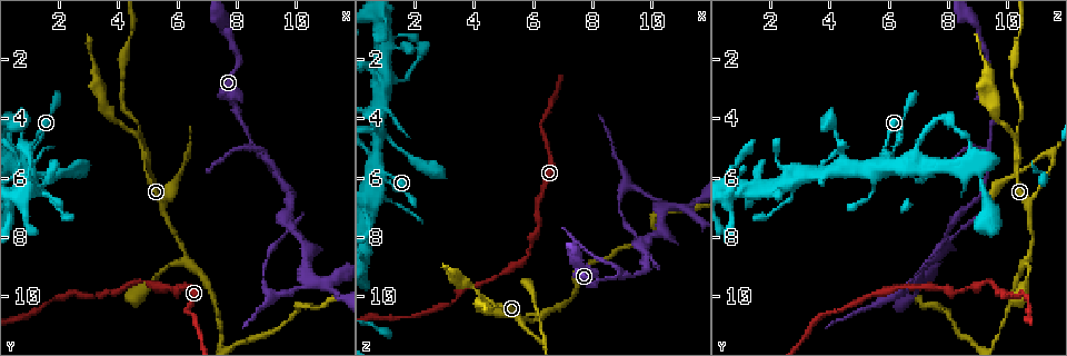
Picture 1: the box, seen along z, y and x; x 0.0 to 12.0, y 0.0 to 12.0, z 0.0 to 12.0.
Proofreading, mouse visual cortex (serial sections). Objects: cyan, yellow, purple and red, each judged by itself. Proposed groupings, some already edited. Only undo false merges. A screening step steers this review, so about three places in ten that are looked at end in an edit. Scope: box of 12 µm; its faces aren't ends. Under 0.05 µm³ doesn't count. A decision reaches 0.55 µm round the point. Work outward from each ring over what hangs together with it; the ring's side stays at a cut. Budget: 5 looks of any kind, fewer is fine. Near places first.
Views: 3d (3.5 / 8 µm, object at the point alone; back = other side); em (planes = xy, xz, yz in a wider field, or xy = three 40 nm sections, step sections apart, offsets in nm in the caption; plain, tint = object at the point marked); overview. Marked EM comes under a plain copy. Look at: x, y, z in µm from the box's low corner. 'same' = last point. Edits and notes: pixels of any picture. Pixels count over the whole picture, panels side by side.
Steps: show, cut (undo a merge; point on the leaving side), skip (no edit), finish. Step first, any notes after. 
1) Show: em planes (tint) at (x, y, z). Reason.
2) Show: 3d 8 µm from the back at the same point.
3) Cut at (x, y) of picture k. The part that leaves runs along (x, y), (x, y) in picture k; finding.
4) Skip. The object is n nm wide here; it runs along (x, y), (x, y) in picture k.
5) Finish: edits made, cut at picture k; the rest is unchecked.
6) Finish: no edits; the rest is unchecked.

Show: 3d 3.5 µm at (4.8, 4.6, 10.4). Arms part here.

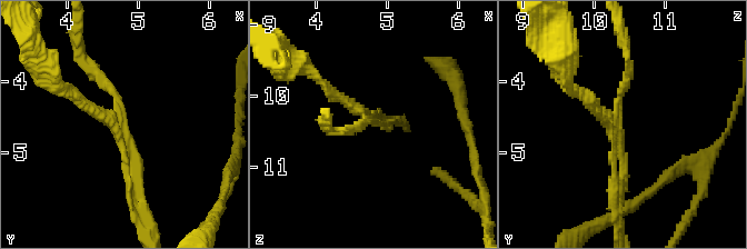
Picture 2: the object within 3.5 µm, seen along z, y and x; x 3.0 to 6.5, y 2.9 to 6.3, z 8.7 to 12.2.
Show: em xy step 1 (tint) at (4.70, 4.65, 10.35). 3 arms meet here; the arms are 150, 150, 150 nm wide; need the tissue.

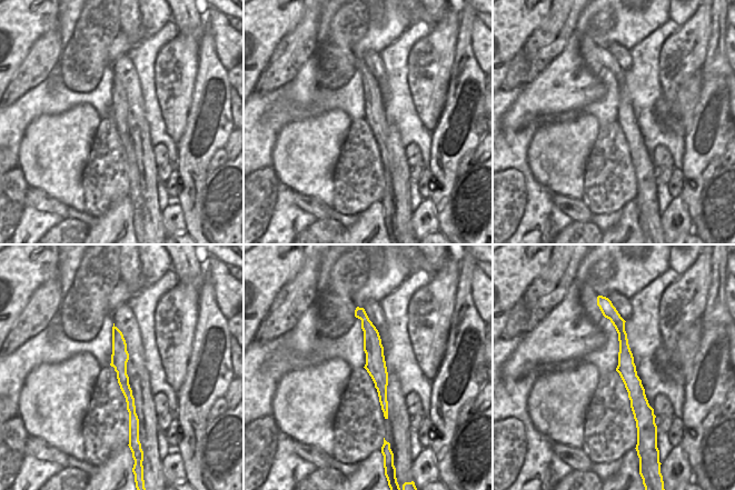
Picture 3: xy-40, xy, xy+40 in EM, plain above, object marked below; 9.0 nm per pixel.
Cut at (85, 106) of picture 2. The part that leaves runs along (112, 127), (37, 65) in picture 2; two cells meet here.

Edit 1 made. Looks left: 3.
Show: 3d 8 µm at (8.6, 5.1, 9.5).

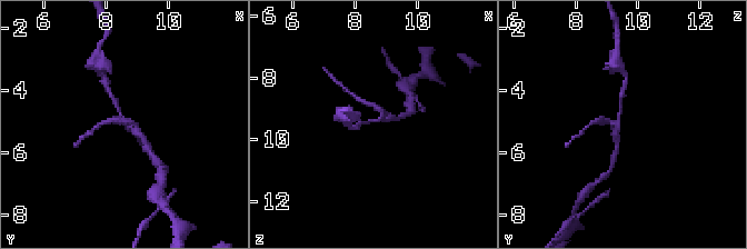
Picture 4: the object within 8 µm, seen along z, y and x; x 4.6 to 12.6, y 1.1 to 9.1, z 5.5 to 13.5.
Show: 3d 3.5 µm at (8.7, 5.0, 9.4).

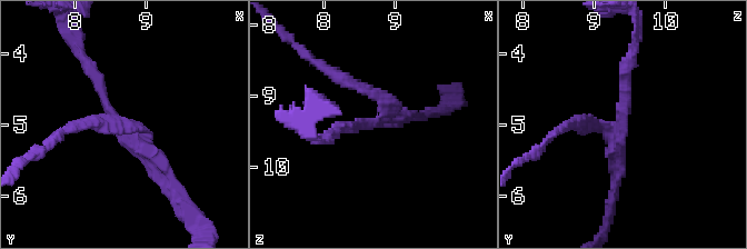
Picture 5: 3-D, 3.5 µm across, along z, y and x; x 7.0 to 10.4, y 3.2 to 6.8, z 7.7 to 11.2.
Show: em planes (tint) at (8.65, 5.10, 9.40). Now the EM.

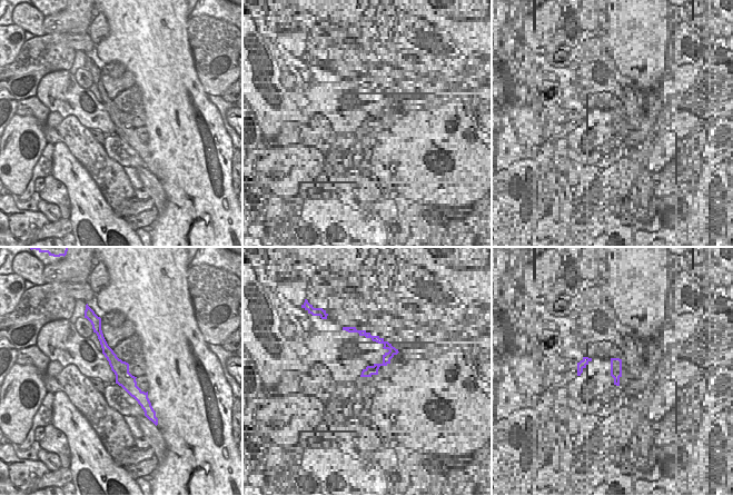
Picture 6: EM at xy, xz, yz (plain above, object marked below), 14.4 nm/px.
Cut at (357, 83) of picture 5. The part that leaves runs along (380, 115), (377, 97), (302, 51) in picture 5; two cells meet here.

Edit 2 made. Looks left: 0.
Finish: edits made, cut at picture 2, cut at picture 5; the rest is unchecked.

